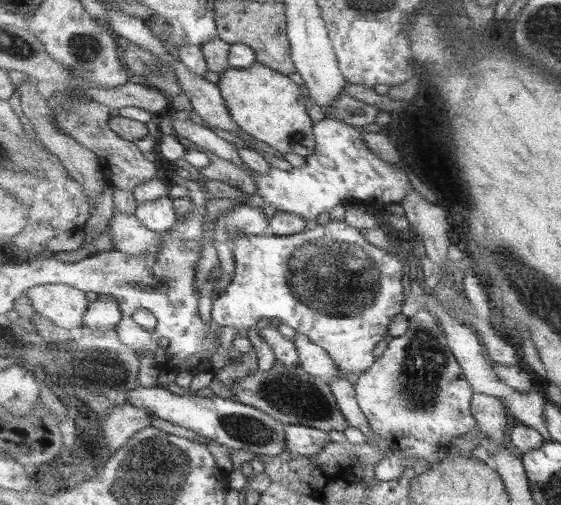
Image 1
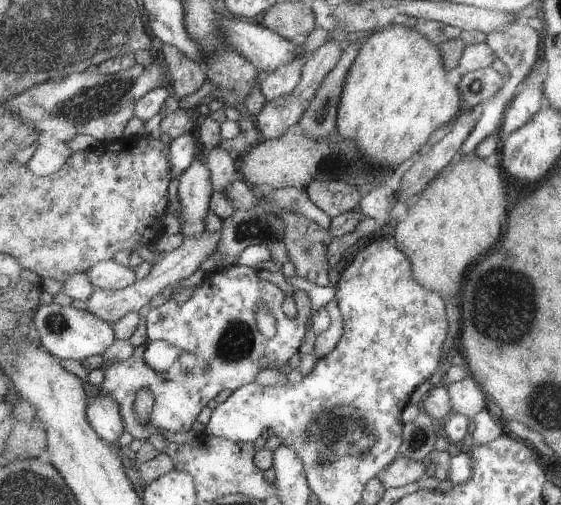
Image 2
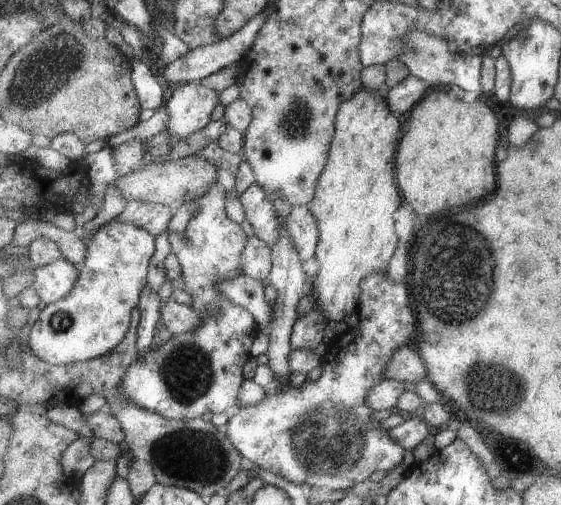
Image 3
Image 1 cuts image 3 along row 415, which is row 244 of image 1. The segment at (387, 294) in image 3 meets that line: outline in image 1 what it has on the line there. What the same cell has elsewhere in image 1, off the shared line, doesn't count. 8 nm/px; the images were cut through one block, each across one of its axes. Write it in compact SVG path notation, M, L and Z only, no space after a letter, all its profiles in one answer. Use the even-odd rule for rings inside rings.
M346 218L335 219L334 221L330 220L314 228L305 229L305 231L293 236L277 236L270 232L261 236L243 234L243 236L235 236L230 243L230 247L232 248L235 261L234 278L229 283L223 295L220 295L213 301L211 310L213 325L224 327L228 331L236 328L240 333L243 333L252 327L262 327L268 318L278 318L283 324L294 328L297 333L301 332L301 334L307 335L313 343L329 352L335 364L339 365L341 376L347 378L349 374L355 374L359 377L370 370L376 361L375 356L373 356L375 346L381 340L389 339L389 324L393 322L393 318L397 314L403 312L403 305L406 302L406 296L403 294L405 288L403 288L403 280L401 280L403 278L403 264L397 258L396 253L387 252L387 250L371 244L371 240L367 240L367 236L363 236L363 232L360 232L359 228L355 228L355 225L349 224Z

